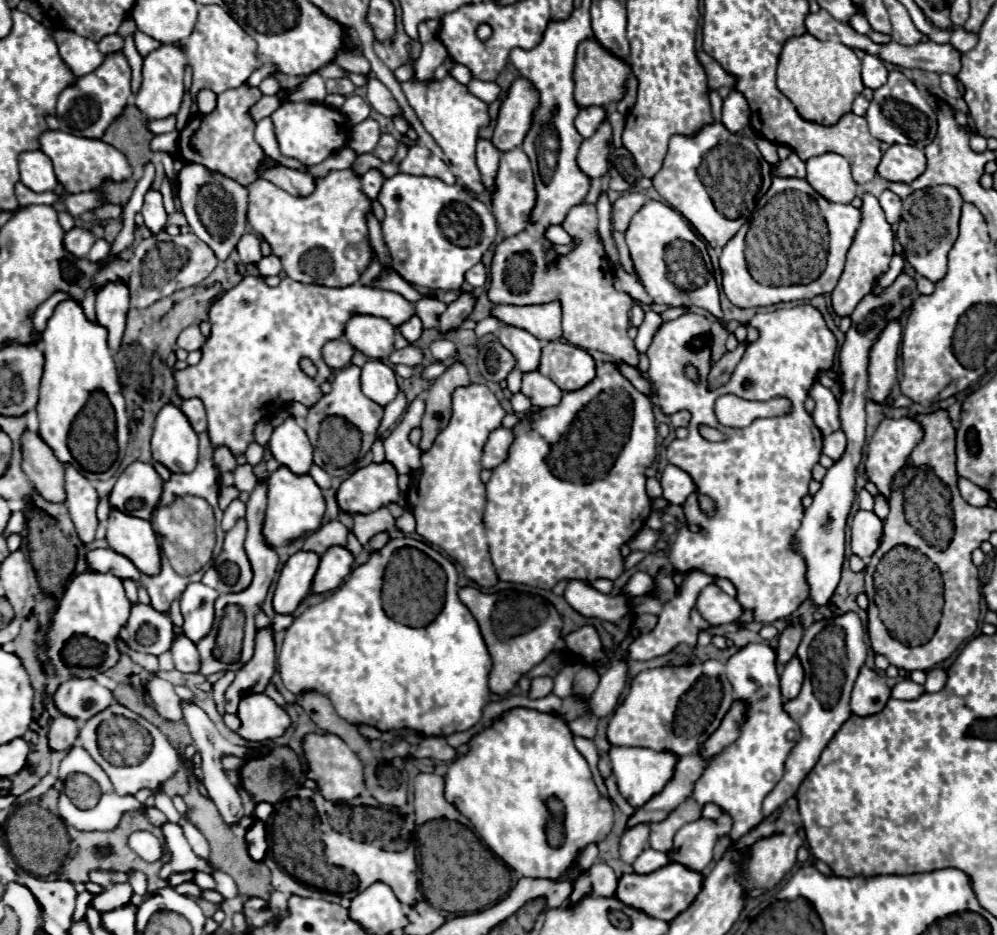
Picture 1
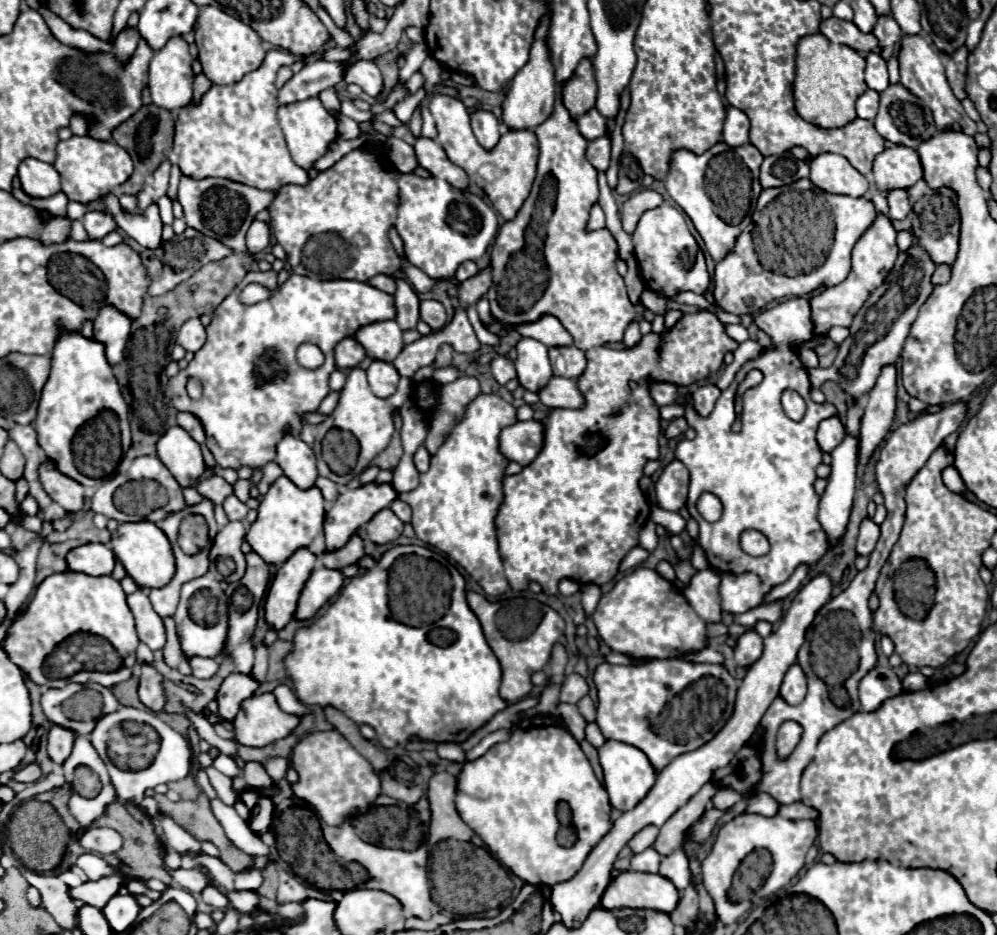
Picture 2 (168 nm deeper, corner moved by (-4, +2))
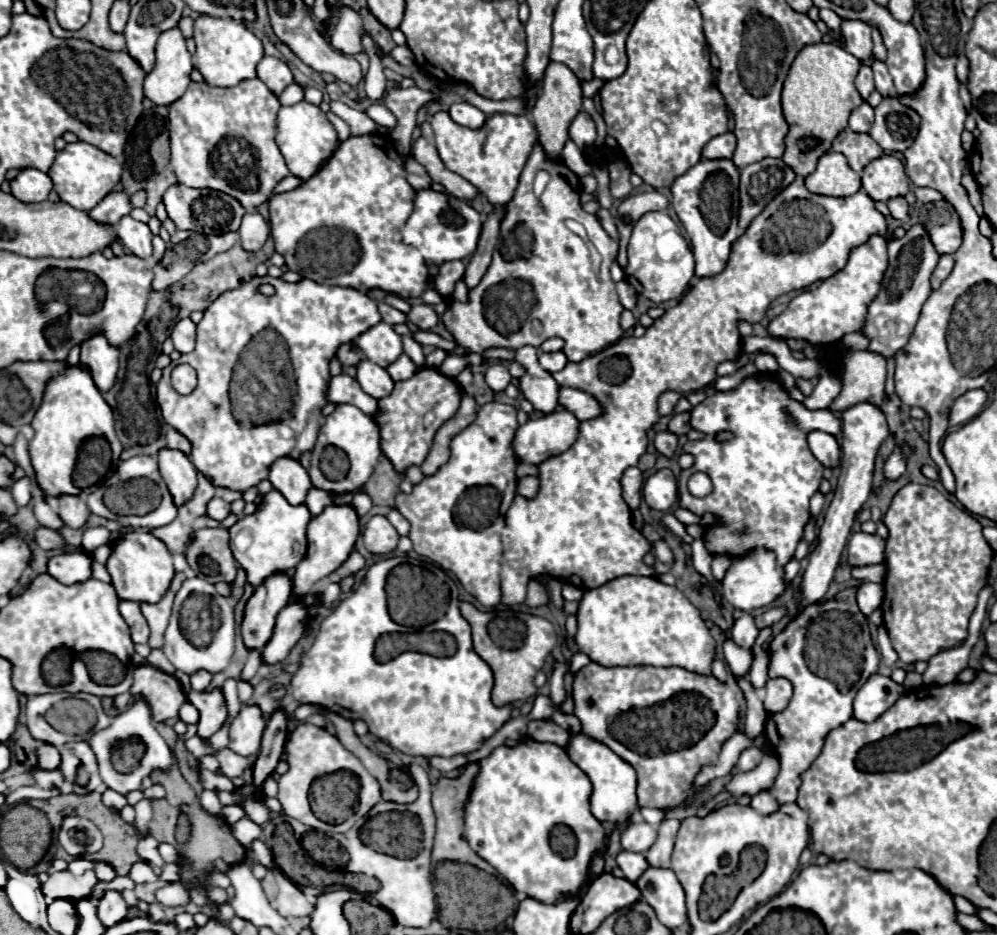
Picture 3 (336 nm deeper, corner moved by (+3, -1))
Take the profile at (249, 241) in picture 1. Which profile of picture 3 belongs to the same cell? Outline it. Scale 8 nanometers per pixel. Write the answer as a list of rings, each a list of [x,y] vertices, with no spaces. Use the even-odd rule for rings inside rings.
[[[247,212],[239,226],[239,236],[241,236],[241,246],[245,250],[257,252],[261,250],[261,246],[269,236],[269,224],[259,212]]]

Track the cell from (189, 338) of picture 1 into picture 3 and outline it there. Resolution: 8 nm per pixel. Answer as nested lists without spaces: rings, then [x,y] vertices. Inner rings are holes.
[[[183,318],[173,326],[171,340],[175,344],[175,350],[179,350],[181,354],[193,352],[193,348],[195,348],[195,324],[191,322],[191,318]]]

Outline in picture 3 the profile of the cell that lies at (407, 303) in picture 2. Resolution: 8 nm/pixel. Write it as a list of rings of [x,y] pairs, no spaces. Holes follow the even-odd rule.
[[[379,302],[379,312],[381,312],[383,322],[387,322],[387,324],[391,324],[391,326],[393,326],[393,324],[403,324],[403,322],[407,322],[407,316],[405,316],[403,312],[391,308],[391,306],[385,304],[385,302]]]

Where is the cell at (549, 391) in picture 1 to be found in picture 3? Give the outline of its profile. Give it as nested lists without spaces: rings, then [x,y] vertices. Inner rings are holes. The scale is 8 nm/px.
[[[561,388],[559,404],[569,412],[573,412],[579,420],[591,420],[603,414],[603,408],[597,402],[597,398],[577,388]]]

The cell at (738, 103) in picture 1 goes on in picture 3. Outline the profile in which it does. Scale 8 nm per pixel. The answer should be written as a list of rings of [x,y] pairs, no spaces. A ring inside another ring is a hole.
[[[731,132],[715,136],[705,148],[703,148],[703,158],[707,160],[721,160],[721,158],[731,158],[733,148],[737,146],[737,140]]]

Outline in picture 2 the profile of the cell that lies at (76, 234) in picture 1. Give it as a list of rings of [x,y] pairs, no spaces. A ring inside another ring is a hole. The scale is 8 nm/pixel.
[[[88,211],[84,215],[82,223],[84,223],[84,229],[86,229],[90,241],[102,239],[104,235],[108,235],[110,231],[116,229],[116,223],[112,221],[112,217],[108,213],[102,213],[102,211]]]

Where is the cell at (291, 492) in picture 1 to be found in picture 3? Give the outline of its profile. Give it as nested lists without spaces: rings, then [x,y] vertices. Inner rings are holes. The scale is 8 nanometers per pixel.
[[[271,490],[263,500],[259,502],[259,508],[251,516],[239,518],[231,528],[231,552],[239,566],[247,574],[247,582],[251,586],[259,586],[277,572],[291,572],[295,566],[303,560],[307,552],[307,524],[311,520],[311,514],[305,504],[291,506],[281,492]]]

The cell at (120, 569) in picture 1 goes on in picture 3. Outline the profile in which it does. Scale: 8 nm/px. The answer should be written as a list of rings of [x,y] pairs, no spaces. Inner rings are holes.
[[[63,552],[49,560],[47,574],[61,584],[75,584],[91,578],[91,558],[87,552]]]

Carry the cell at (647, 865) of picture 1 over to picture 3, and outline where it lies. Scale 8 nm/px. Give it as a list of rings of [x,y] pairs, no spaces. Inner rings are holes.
[[[623,850],[617,856],[617,866],[623,870],[623,874],[625,874],[625,878],[629,882],[635,882],[641,876],[641,872],[645,872],[645,868],[649,868],[649,864],[647,864],[643,854],[627,852],[627,850]]]

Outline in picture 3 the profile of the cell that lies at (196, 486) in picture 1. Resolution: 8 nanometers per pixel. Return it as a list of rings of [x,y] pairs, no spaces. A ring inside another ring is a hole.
[[[177,572],[173,582],[171,582],[169,592],[157,604],[141,604],[141,612],[143,612],[143,616],[145,616],[145,620],[151,628],[151,634],[149,634],[149,646],[151,648],[161,648],[163,646],[163,632],[169,624],[173,596],[175,596],[175,592],[177,592],[177,588],[183,580],[185,580],[185,574]]]

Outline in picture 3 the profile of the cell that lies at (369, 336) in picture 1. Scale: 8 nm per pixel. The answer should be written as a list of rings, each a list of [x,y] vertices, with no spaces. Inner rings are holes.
[[[379,322],[377,326],[363,332],[355,344],[363,350],[363,354],[373,360],[375,364],[381,364],[381,368],[387,368],[403,354],[401,336],[385,322]]]

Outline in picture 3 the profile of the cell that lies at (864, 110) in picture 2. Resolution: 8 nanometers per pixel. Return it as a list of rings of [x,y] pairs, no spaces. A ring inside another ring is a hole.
[[[863,102],[857,110],[851,112],[849,128],[853,132],[869,132],[871,124],[873,124],[873,108],[867,102]]]

